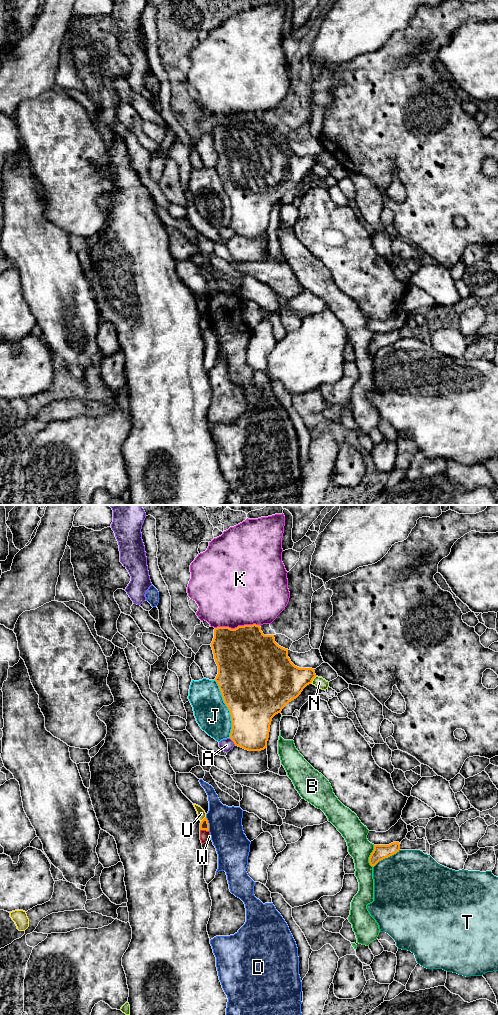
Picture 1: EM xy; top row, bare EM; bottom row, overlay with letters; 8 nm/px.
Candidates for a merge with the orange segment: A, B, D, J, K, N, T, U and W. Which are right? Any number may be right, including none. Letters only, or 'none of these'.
none of these

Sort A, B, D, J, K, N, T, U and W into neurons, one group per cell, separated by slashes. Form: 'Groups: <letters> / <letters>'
Groups: A / B / D / J / K / N / T / U / W

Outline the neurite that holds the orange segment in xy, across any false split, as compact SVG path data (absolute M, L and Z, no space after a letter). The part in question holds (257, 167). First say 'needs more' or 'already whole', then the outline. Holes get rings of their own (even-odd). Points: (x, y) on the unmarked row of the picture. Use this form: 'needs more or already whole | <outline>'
already whole | M244 113L235 117L217 115L211 131L218 162L215 166L221 179L224 191L231 203L232 217L230 227L235 234L248 239L261 239L267 235L272 206L281 201L282 197L296 187L303 177L316 165L312 156L299 156L288 145L288 137L275 130L274 123L264 123L260 113Z

